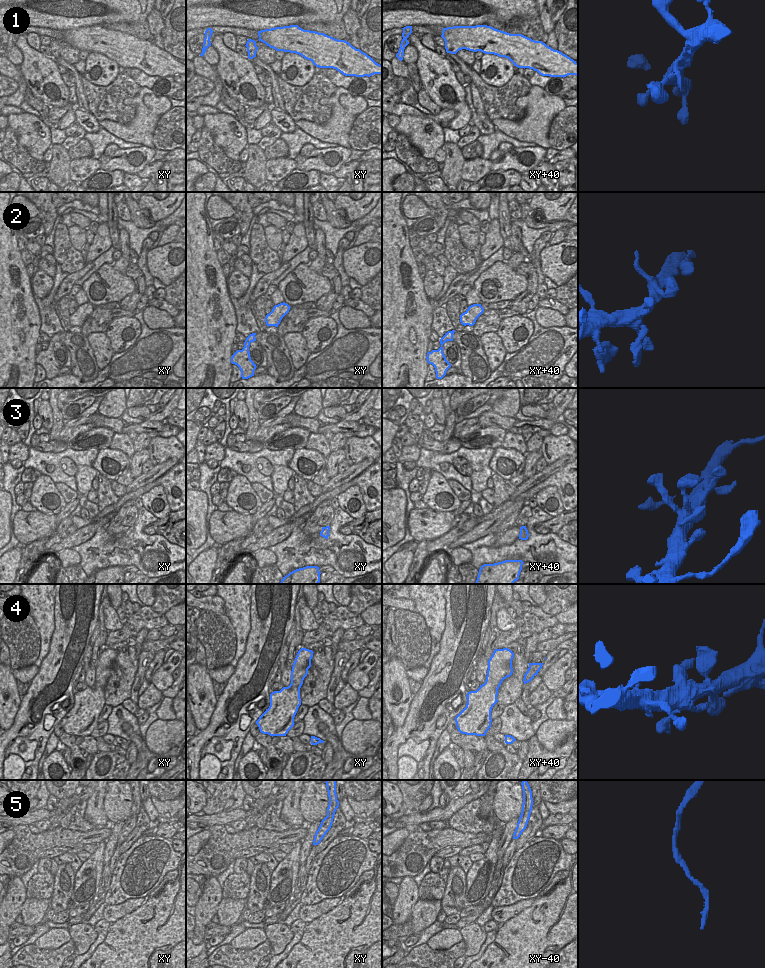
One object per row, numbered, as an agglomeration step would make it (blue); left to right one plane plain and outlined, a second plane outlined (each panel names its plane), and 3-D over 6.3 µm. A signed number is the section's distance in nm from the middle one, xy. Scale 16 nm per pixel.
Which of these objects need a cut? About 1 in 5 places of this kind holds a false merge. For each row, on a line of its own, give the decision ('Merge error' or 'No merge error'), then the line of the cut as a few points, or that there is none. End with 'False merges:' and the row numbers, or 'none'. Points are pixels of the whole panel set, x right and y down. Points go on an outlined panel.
1: No merge error. No split
2: No merge error. No split
3: No merge error. No split
4: No merge error. No split
5: No merge error. No split
False merges: none.

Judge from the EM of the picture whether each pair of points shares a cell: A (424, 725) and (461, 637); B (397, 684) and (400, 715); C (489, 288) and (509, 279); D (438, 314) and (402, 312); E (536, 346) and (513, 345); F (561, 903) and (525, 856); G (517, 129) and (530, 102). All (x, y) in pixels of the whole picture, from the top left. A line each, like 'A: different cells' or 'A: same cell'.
A: same cell
B: same cell
C: same cell
D: different cells
E: different cells
F: different cells
G: same cell

